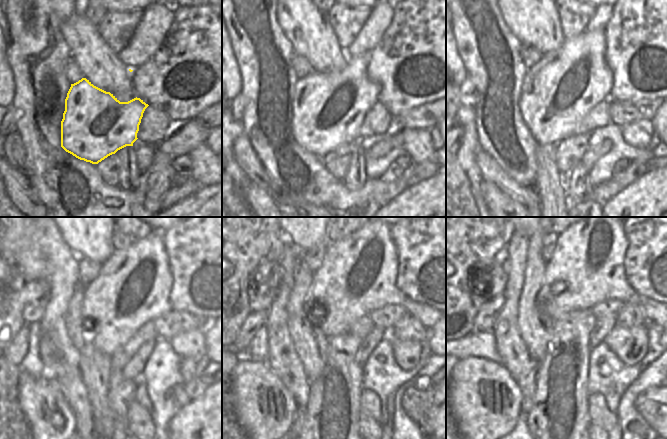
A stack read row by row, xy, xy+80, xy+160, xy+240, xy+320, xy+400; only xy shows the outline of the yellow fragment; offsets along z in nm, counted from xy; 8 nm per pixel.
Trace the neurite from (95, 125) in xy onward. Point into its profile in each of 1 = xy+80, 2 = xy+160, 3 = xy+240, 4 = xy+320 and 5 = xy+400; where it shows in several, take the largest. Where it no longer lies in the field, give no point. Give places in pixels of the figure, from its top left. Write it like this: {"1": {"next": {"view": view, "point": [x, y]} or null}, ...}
{"1": {"next": {"view": "xy+80", "point": [329, 108]}}, "2": {"next": {"view": "xy+160", "point": [558, 92]}}, "3": {"next": {"view": "xy+240", "point": [132, 288]}}, "4": {"next": {"view": "xy+320", "point": [358, 274]}}, "5": {"next": {"view": "xy+400", "point": [586, 267]}}}

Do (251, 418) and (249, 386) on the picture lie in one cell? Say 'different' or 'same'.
same

